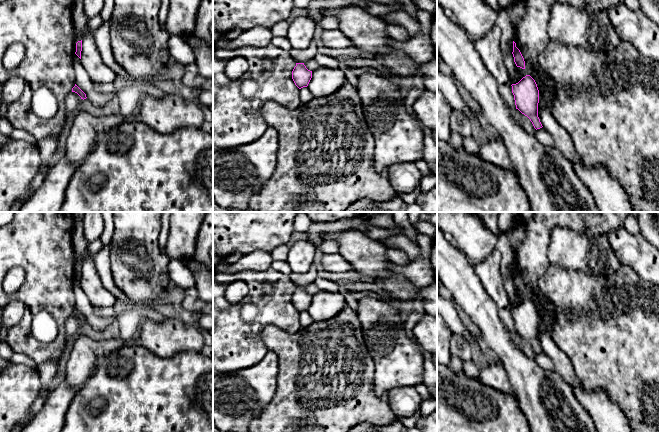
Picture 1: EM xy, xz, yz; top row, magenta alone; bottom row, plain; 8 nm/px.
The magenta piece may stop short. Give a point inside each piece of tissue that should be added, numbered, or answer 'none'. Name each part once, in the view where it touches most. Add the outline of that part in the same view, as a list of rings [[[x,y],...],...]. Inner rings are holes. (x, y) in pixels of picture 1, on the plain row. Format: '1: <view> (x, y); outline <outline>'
none

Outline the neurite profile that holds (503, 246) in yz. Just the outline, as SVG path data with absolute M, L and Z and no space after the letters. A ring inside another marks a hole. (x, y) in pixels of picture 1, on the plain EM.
M501 233L498 236L496 249L501 253L500 272L504 282L504 288L509 298L508 305L511 308L518 307L521 303L518 302L517 290L513 281L513 265L514 253L510 247L509 238L507 233Z

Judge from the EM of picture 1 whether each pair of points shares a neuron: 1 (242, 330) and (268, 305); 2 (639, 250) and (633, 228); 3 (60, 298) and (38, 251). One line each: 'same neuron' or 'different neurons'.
1: same neuron
2: different neurons
3: same neuron

